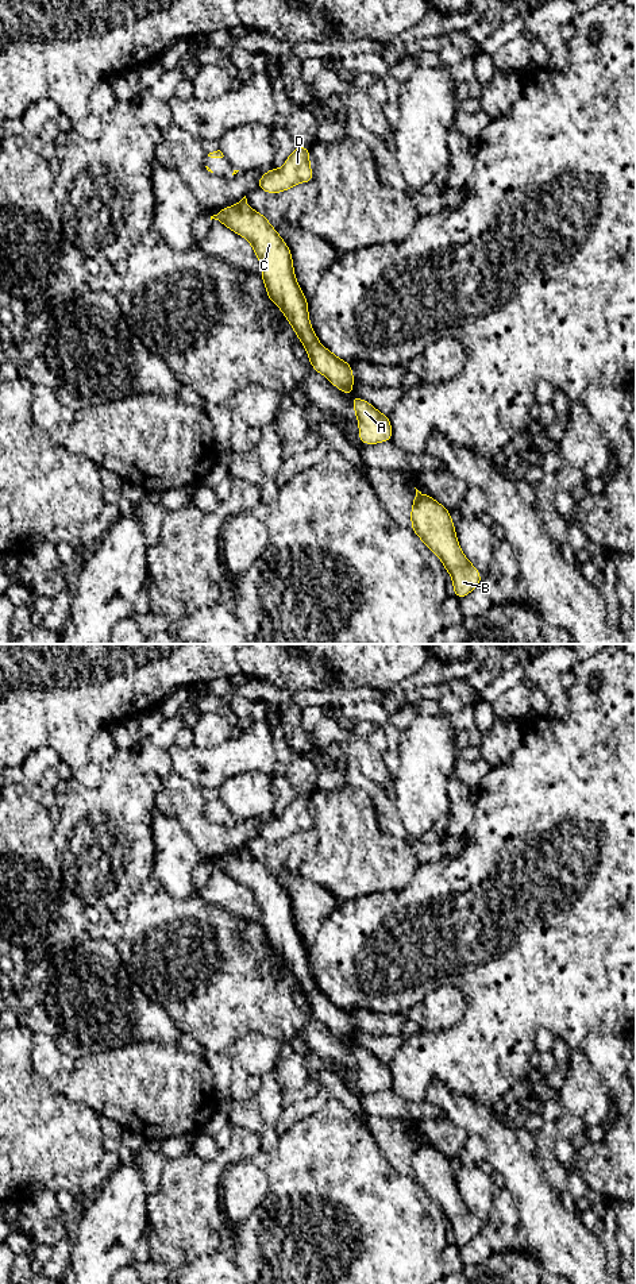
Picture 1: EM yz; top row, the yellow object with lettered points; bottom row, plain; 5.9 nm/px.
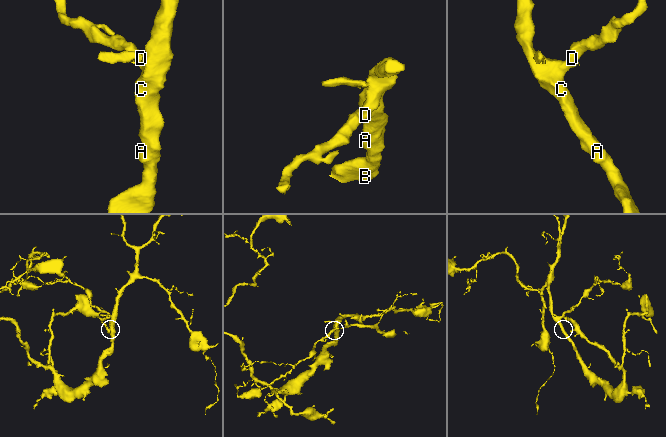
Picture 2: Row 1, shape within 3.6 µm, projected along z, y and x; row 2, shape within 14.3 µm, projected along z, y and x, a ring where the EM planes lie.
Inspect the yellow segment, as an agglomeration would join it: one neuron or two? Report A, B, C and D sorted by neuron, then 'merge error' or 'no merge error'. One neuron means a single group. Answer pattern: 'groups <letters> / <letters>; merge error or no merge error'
groups A B C D; no merge error

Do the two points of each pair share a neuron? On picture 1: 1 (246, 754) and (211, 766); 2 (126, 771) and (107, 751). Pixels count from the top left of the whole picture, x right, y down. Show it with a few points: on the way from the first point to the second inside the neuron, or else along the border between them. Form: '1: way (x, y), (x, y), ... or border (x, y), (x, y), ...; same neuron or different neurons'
1: way (238, 755), (219, 763); same neuron
2: border (116, 750), (101, 766); different neurons

